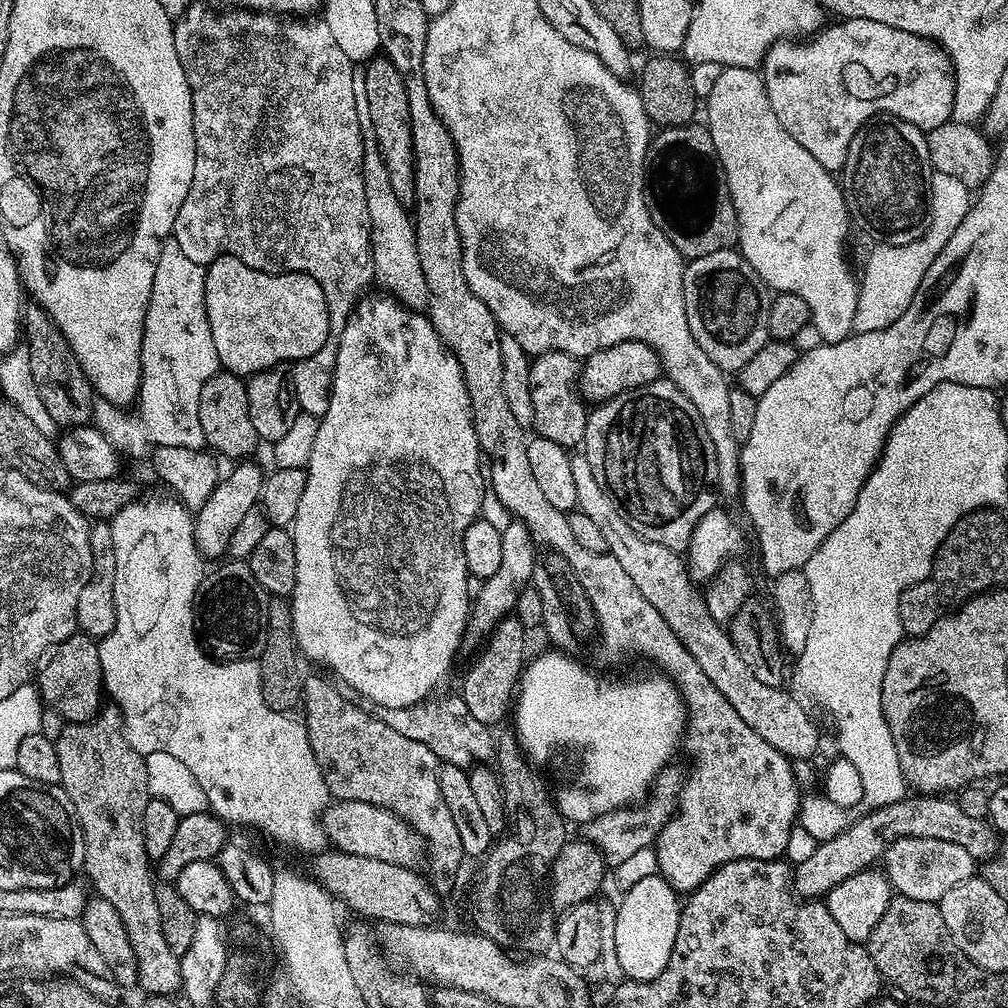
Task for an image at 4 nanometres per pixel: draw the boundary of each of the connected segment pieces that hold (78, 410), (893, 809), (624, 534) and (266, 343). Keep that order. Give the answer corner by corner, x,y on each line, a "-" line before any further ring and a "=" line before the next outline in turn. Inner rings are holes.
35,302
27,303
23,309
22,334
30,373
38,397
46,407
50,418
60,428
87,425
92,419
92,407
96,401
93,386
86,378
73,348
58,330
57,324
49,318
48,312
=
912,794
890,806
882,806
875,810
865,811
865,813
861,820
853,819
844,832
838,833
836,837
830,838
828,841
817,843
813,853
810,854
810,858
802,861
801,864
795,865
792,873
792,887
797,896
801,898
827,897
828,892
834,890
834,886
838,886
838,882
846,882
846,878
850,878
854,874
865,871
869,866
875,865
872,863
875,860
877,863
883,857
888,845
903,836
938,838
944,842
954,842
956,845
962,846
962,850
966,850
966,854
970,854
973,860
977,862
991,860
995,856
998,847
998,833
988,820
968,817
962,811
960,803
940,794
=
576,454
571,459
574,491
578,494
576,508
597,524
598,530
604,535
608,555
622,565
626,574
630,574
634,586
642,590
642,598
651,602
658,614
666,618
670,630
674,630
686,650
690,650
690,654
696,659
698,666
702,666
706,678
714,682
722,698
726,698
726,702
730,702
734,710
738,710
742,722
746,722
746,726
750,726
754,734
766,738
766,742
770,742
774,750
778,750
789,760
799,762
814,755
820,744
820,736
816,733
815,722
808,717
805,705
791,691
783,687
766,686
765,683
758,682
754,674
750,674
746,662
742,662
736,652
725,625
712,617
701,589
696,589
699,587
688,574
685,557
677,549
642,538
638,530
632,529
630,522
622,518
622,514
616,509
616,503
608,497
606,490
598,486
598,478
594,478
594,470
590,470
590,462
586,457
=
223,255
205,267
204,281
210,338
214,338
214,350
218,350
223,371
247,378
267,368
288,366
297,360
310,358
310,354
318,354
322,346
330,343
333,331
326,306
326,294
322,294
322,286
318,286
318,282
314,282
314,278
306,274
254,270
238,258

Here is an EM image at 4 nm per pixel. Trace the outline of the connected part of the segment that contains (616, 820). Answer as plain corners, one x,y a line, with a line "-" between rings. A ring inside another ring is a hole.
666,764
662,771
655,776
655,780
649,788
646,802
636,808
625,806
608,811
606,814
592,817
584,825
583,839
588,840
599,849
604,856
604,863
615,868
629,859
633,853
639,850
651,848
656,843
658,834
663,830
666,822
676,812
679,804
681,790
686,779
685,769
675,764

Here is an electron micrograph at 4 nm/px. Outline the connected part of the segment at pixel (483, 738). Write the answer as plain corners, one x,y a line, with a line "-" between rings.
458,694
444,698
430,698
420,701
412,707
387,709
382,716
389,727
398,734
413,739
429,747
436,758
443,763
467,767
473,764
484,764
495,755
495,737
489,725
479,722
466,707
466,702

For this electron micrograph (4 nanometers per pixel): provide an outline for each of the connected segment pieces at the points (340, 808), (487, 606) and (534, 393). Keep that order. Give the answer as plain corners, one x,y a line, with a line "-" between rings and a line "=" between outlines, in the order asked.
336,800
324,809
320,824
324,827
327,843
333,849
346,854
358,854
362,858
378,858
382,862
394,862
398,866
419,869
422,864
422,841
416,831
390,810
374,806
370,802
=
513,518
510,526
500,532
502,534
502,563
498,566
498,571
490,574
479,585
480,589
475,589
474,599
470,604
468,614
468,626
466,636
469,641
483,641
494,630
494,626
503,620
515,609
518,596
524,588
529,587
534,574
534,542
530,538
530,530
521,520
=
541,352
530,366
530,398
534,402
532,428
535,435
550,438
550,442
558,442
558,446
569,450
583,445
588,421
589,409
578,387
580,365
577,357
565,352

